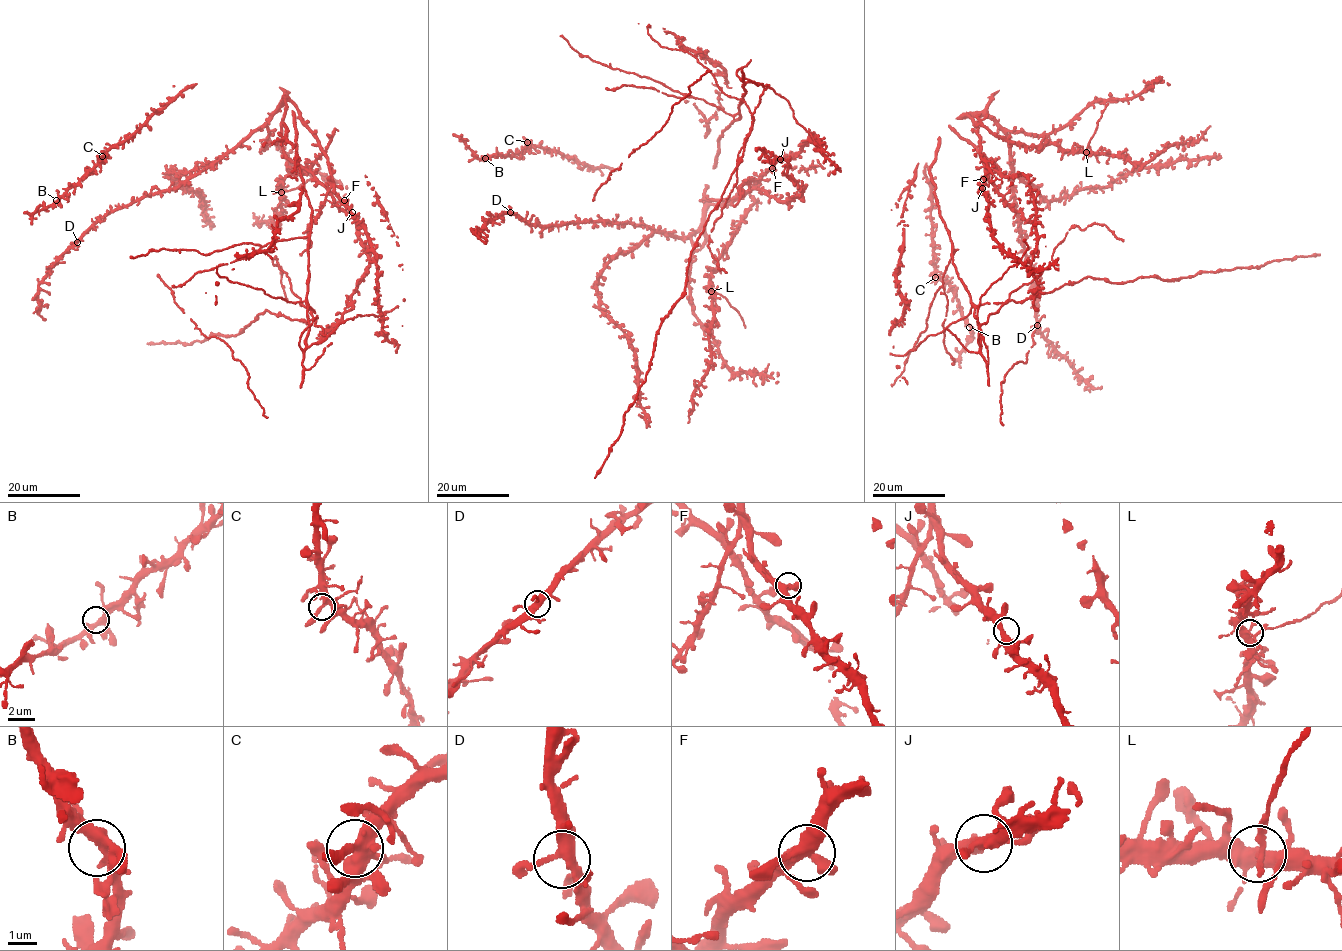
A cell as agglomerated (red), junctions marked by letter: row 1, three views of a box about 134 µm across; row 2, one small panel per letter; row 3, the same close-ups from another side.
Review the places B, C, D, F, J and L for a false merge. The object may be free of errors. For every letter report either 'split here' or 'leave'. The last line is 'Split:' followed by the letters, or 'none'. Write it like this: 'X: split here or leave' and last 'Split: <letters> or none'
B: leave
C: leave
D: leave
F: leave
J: leave
L: split here
Split: L

